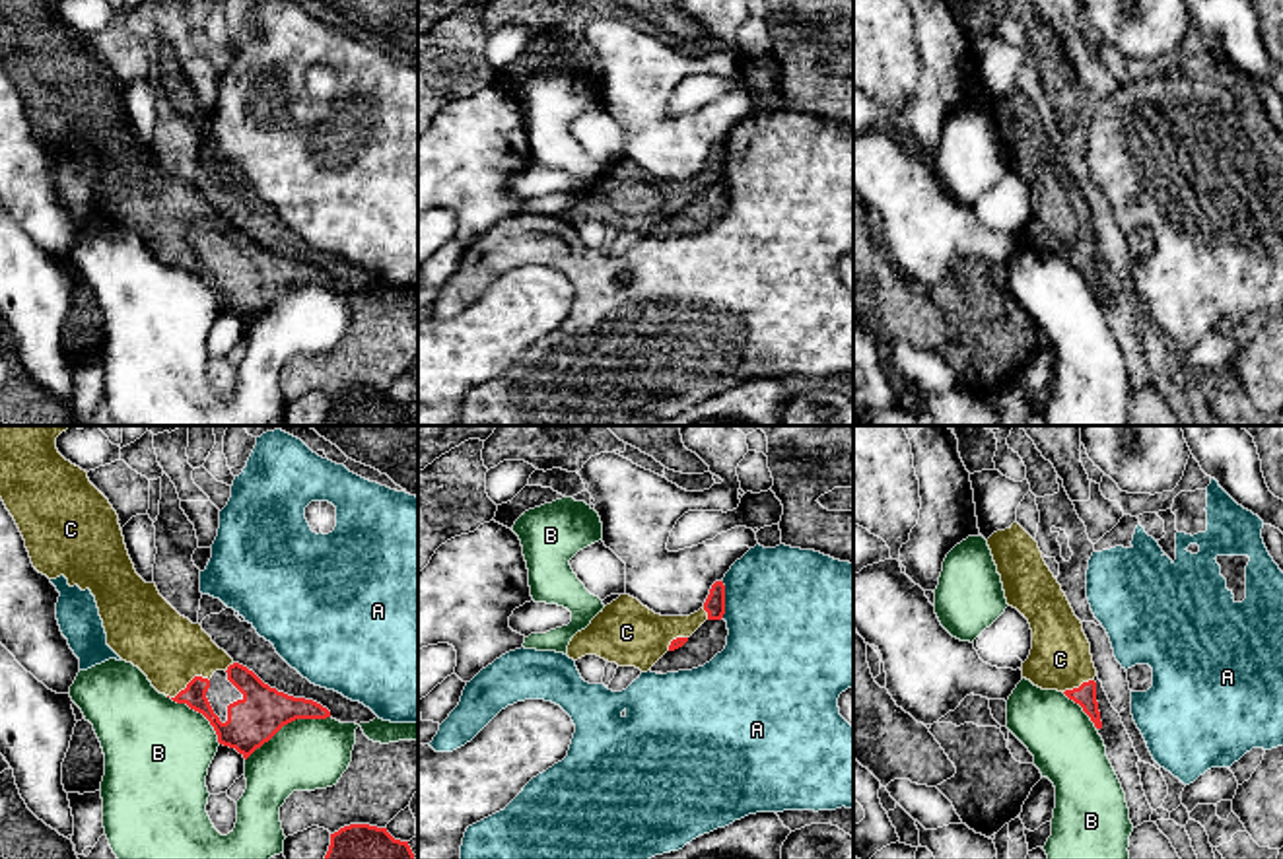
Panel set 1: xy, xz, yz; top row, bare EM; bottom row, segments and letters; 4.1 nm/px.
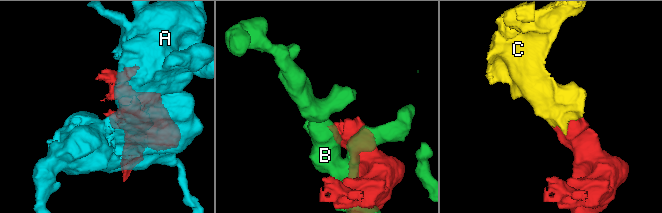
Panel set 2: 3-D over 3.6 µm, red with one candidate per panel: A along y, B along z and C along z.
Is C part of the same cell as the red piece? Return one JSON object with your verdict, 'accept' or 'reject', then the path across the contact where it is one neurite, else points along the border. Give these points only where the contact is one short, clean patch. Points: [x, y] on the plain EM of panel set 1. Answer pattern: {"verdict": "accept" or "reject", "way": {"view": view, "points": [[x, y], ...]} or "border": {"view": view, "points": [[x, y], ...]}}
{"verdict": "accept"}

